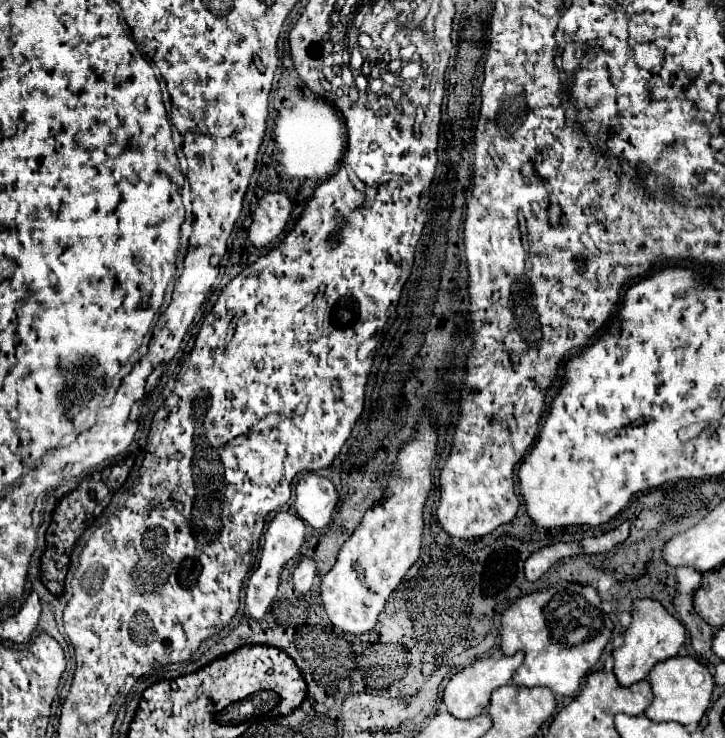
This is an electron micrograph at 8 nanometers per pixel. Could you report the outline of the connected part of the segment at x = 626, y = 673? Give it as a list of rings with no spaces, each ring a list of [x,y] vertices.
[[[642,599],[636,601],[634,613],[632,613],[632,623],[624,631],[624,645],[614,649],[614,675],[622,687],[630,687],[632,683],[638,683],[648,677],[648,671],[660,663],[666,661],[668,657],[676,657],[678,649],[686,641],[686,631],[684,625],[672,617],[658,601],[652,599]]]

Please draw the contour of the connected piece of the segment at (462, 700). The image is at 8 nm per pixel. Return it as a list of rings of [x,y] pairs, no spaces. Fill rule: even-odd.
[[[516,653],[512,657],[486,657],[486,659],[478,659],[476,663],[472,663],[470,667],[458,671],[456,675],[450,677],[448,685],[444,687],[442,691],[442,703],[446,707],[446,711],[458,719],[472,719],[472,717],[478,717],[486,711],[488,707],[488,699],[490,699],[490,693],[494,689],[498,689],[500,685],[506,685],[510,683],[512,679],[512,673],[520,667],[520,663],[524,661],[522,657],[524,653]]]

